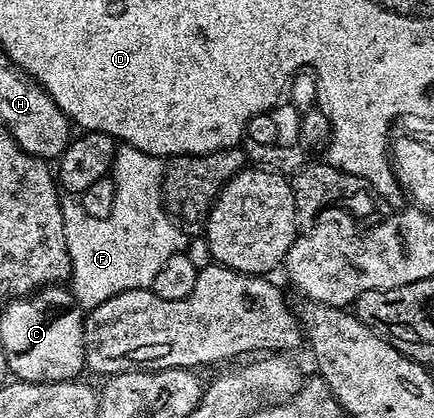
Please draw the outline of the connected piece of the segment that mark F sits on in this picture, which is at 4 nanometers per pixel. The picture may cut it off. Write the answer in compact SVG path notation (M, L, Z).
M122 144L115 151L114 165L110 167L109 176L116 186L112 214L108 214L108 218L86 220L82 224L67 222L64 226L70 255L68 287L84 310L100 306L121 292L149 289L160 266L185 249L182 248L186 244L186 236L181 232L183 229L170 221L162 205L163 171L163 157L136 150L136 146L131 144Z

